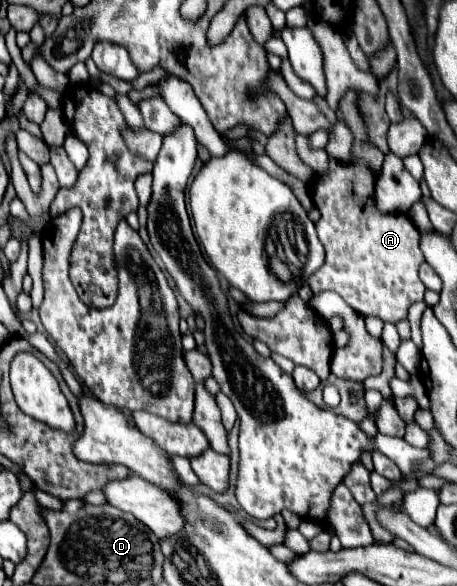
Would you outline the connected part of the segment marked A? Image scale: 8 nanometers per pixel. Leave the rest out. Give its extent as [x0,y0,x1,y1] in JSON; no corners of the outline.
[307,90,425,324]

